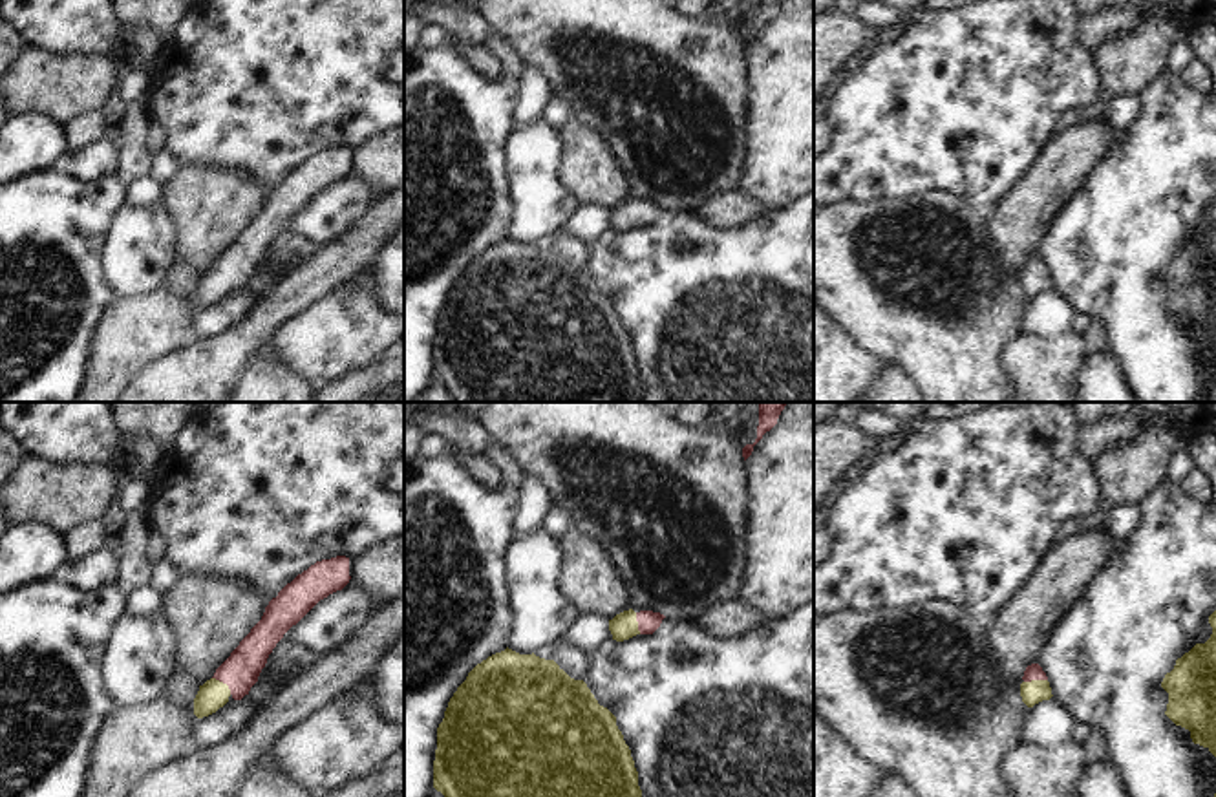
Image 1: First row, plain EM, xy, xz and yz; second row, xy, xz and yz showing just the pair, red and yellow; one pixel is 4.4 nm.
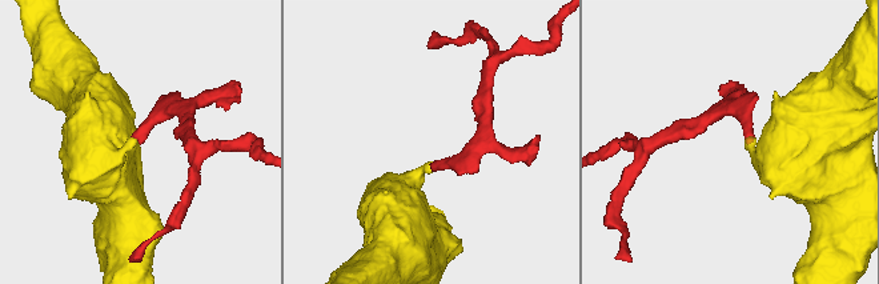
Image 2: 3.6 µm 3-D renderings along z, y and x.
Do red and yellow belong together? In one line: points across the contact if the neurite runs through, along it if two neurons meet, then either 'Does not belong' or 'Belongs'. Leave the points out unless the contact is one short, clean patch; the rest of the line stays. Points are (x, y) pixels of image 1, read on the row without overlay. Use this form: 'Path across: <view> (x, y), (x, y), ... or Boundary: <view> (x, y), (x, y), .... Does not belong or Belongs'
Path across: xy (240, 262), (224, 273), (213, 286). Belongs.

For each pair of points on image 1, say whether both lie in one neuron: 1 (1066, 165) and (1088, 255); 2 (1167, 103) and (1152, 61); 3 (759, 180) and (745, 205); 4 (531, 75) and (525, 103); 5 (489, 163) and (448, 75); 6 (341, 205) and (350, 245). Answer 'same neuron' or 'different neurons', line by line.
1: different neurons
2: different neurons
3: different neurons
4: same neuron
5: same neuron
6: different neurons

